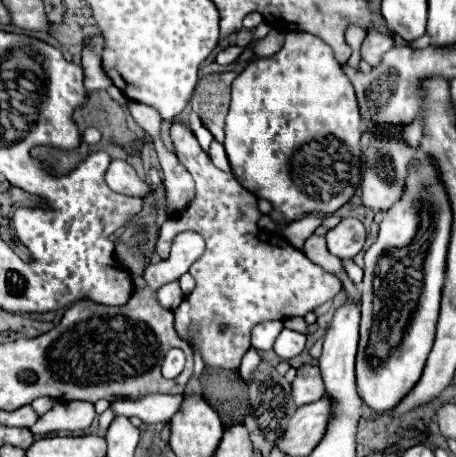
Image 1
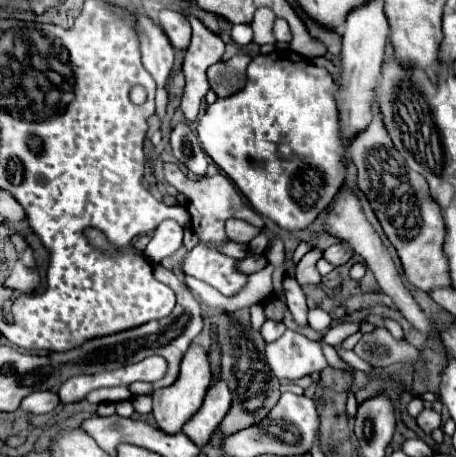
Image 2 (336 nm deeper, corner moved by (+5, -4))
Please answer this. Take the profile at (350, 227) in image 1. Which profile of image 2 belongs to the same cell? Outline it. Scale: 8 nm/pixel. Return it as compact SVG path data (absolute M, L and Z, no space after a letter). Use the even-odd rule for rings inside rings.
M333 244L323 252L323 258L333 266L341 266L351 258L351 254L353 254L353 250L347 248L345 244Z

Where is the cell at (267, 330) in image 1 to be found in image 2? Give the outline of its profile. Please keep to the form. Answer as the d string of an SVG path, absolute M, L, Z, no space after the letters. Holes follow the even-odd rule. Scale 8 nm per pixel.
M265 320L265 324L261 326L261 336L265 342L273 342L277 340L283 332L285 332L285 324L283 322L273 322L273 320Z

